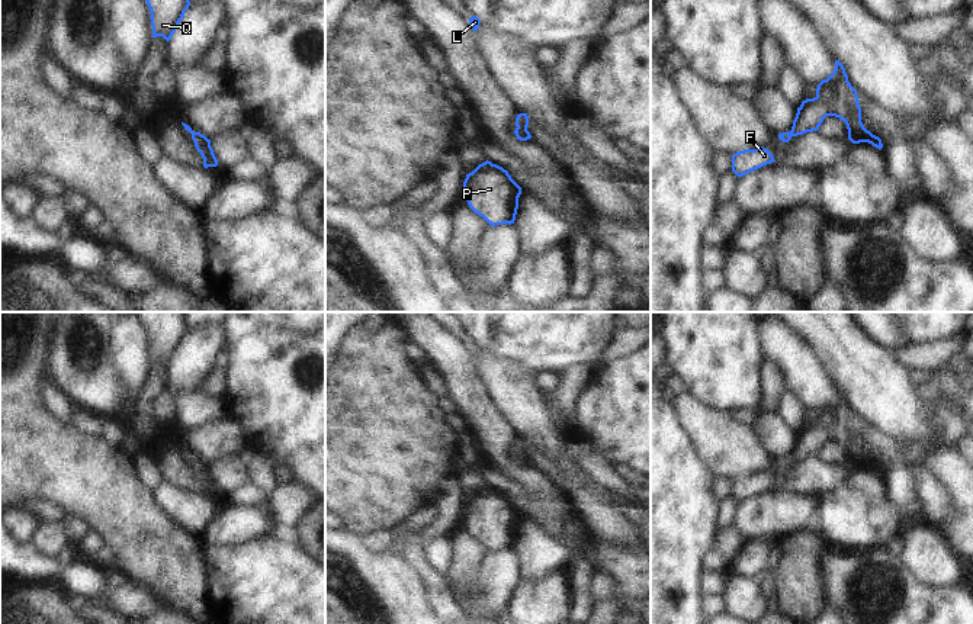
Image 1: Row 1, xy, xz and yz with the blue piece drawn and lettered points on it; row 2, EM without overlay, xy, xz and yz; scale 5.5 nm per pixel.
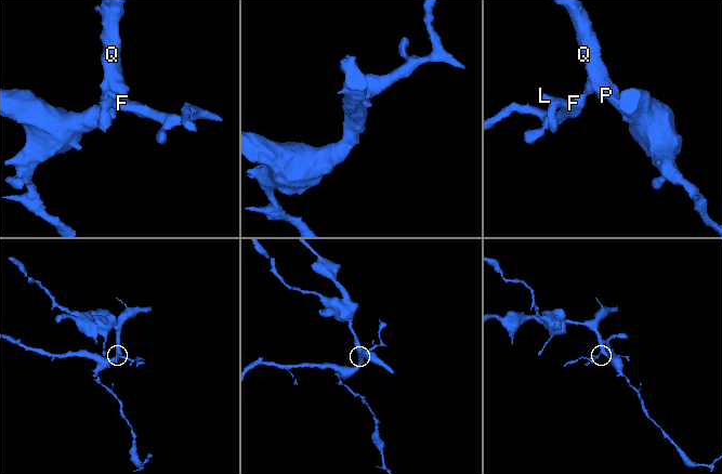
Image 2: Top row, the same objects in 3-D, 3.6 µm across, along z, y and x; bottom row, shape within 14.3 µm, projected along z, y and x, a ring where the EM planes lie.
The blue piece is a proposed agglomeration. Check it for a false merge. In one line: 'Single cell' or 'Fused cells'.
Single cell.

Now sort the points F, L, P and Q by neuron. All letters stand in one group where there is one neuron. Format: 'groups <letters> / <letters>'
groups F L P Q

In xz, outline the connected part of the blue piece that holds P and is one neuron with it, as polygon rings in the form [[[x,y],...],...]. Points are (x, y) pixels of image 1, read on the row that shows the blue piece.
[[[485,161],[466,174],[462,197],[491,226],[514,223],[521,187],[507,170]]]

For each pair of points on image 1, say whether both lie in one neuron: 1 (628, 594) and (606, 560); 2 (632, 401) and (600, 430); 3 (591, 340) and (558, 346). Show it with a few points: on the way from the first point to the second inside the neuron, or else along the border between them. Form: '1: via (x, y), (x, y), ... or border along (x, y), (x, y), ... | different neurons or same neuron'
1: via (628, 585), (615, 569) | same neuron
2: via (625, 408), (607, 423) | same neuron
3: via (583, 340), (567, 340) | same neuron

